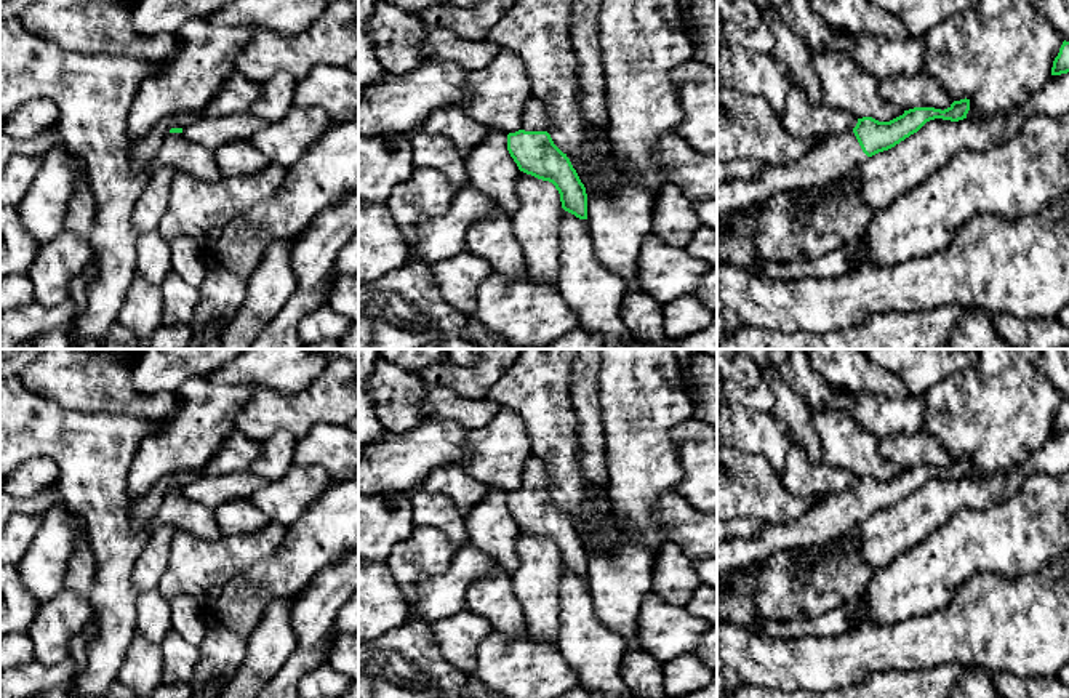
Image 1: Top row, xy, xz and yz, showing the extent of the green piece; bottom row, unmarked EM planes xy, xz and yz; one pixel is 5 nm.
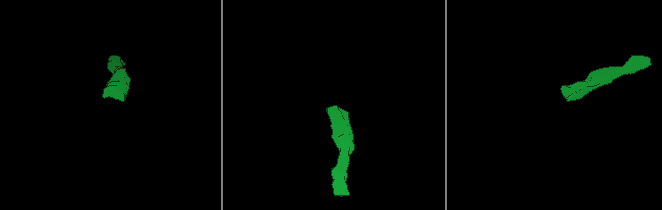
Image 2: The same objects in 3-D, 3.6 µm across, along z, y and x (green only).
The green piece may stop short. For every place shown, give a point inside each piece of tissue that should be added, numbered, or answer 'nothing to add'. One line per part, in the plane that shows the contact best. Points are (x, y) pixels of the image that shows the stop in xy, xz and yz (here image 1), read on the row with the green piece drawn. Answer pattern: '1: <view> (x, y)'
1: yz (824, 165)

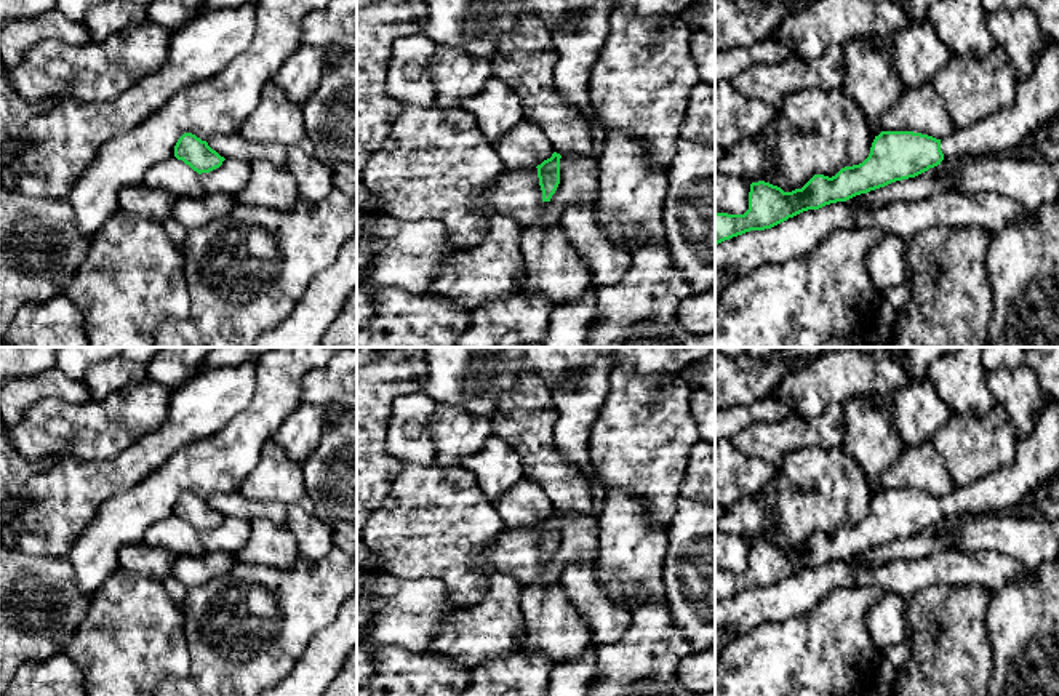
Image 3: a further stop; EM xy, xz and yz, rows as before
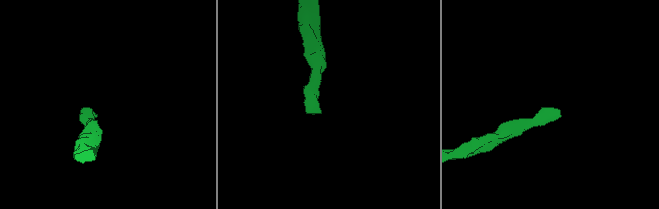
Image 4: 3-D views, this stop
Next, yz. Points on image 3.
1: yz (1037, 100)

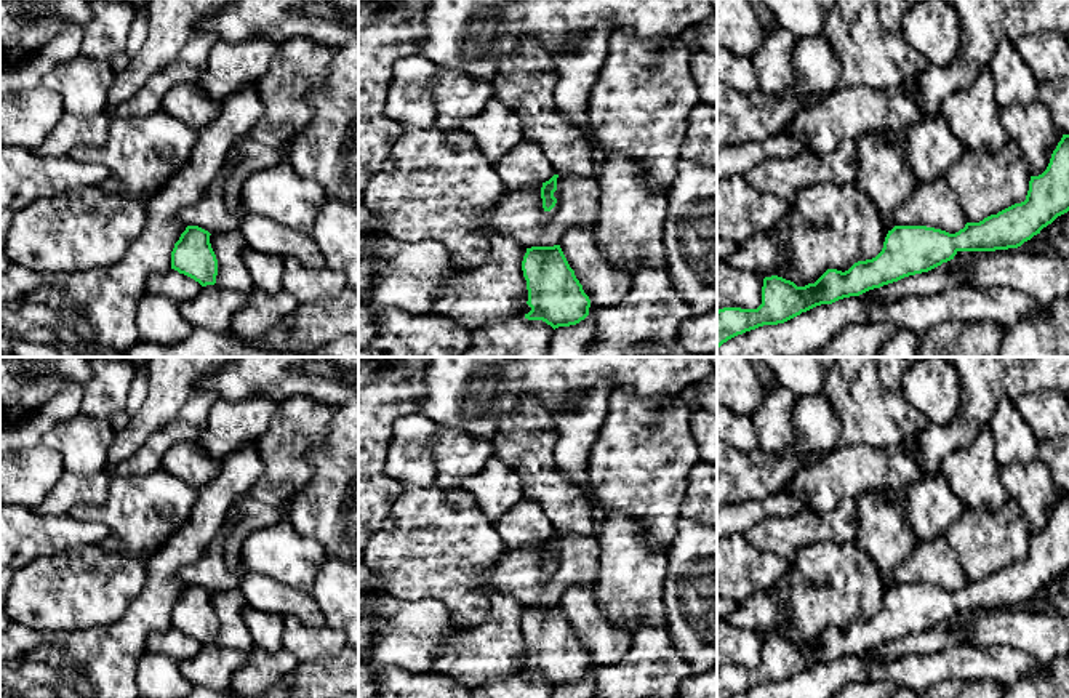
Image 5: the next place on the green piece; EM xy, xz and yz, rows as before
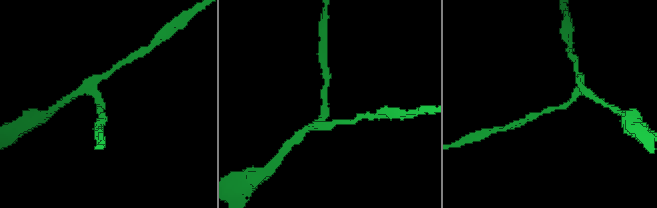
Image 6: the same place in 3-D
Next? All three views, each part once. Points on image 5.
nothing to add

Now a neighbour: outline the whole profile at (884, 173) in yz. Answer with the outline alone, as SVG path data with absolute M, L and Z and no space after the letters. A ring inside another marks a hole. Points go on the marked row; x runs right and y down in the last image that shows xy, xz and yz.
M882 131L861 133L853 141L858 152L855 183L874 202L888 232L896 226L895 210L917 186L907 150L896 141L887 141Z

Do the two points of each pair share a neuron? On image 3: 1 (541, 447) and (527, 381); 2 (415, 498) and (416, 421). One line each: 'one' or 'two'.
1: one
2: two

